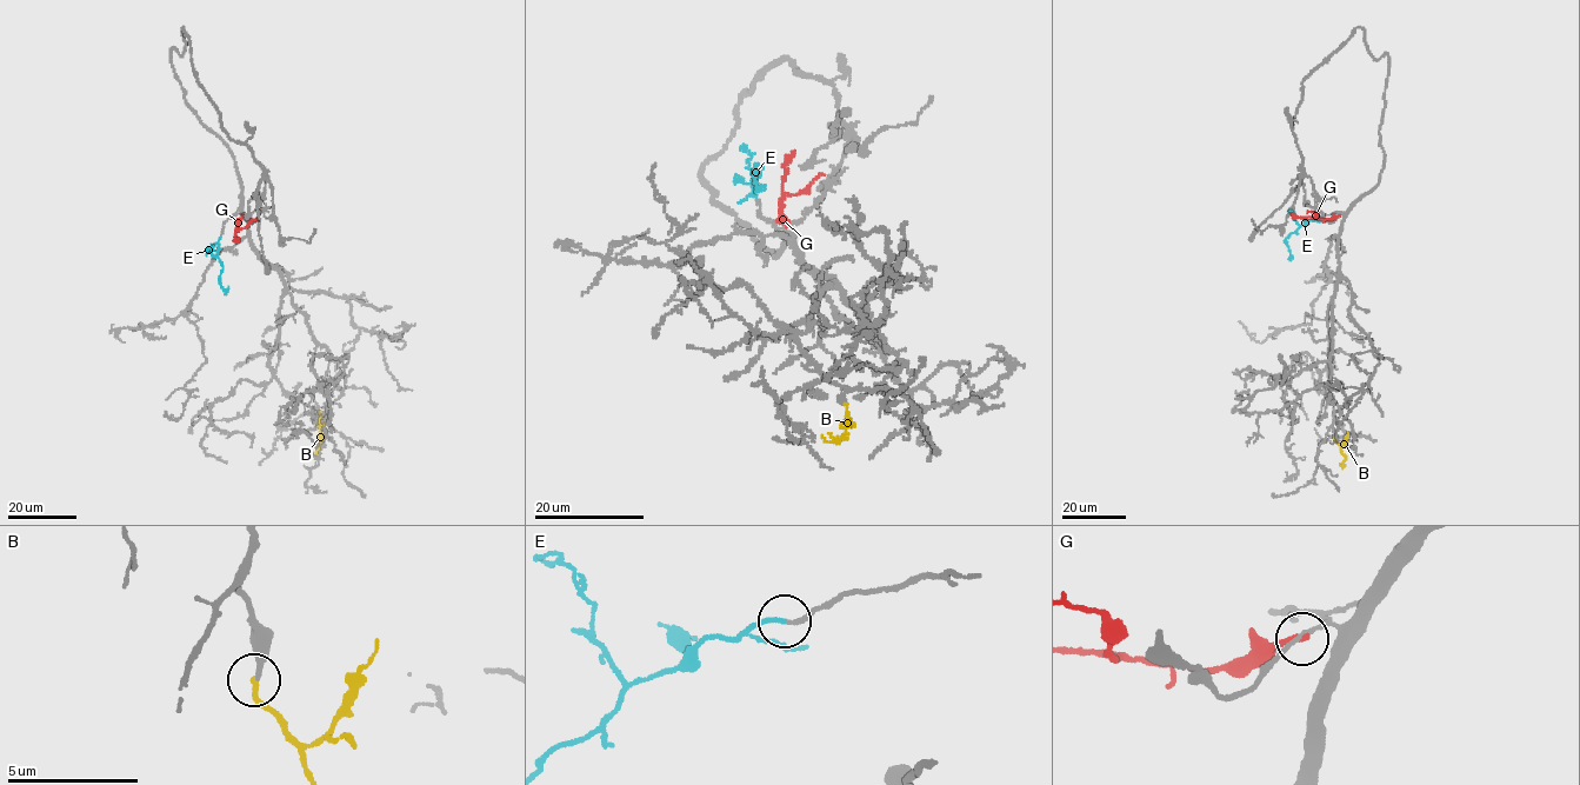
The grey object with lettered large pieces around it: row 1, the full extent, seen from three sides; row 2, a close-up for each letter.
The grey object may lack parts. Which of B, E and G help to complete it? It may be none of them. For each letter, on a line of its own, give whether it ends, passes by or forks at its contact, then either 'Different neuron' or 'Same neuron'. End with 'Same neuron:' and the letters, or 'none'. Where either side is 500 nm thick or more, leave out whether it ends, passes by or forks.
B: It ends there. Different neuron
E: It ends there. Same neuron
G: It ends there. Different neuron
Same neuron: E

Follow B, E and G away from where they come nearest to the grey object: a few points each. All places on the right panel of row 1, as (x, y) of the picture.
B: (1333, 437), (1346, 459), (1342, 468), (1340, 464)
E: (1318, 218), (1302, 224), (1285, 239), (1291, 254)
G: (1340, 215), (1317, 219), (1315, 213), (1306, 213)

